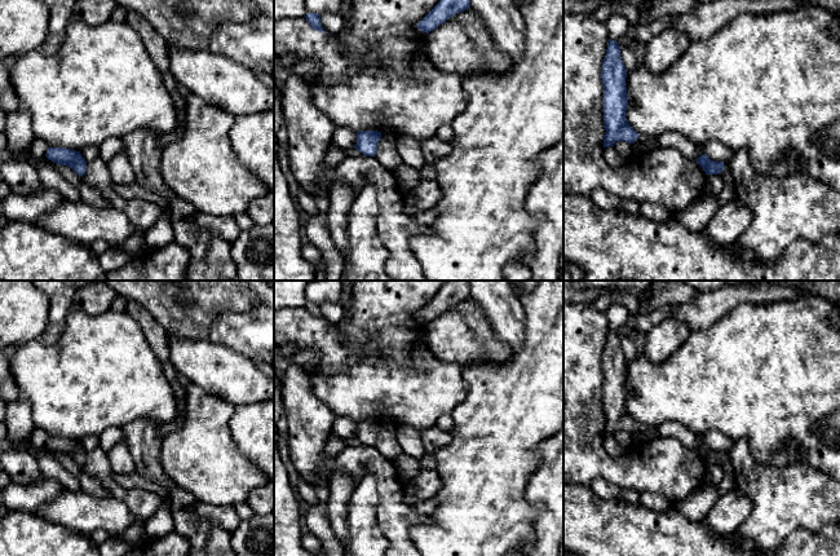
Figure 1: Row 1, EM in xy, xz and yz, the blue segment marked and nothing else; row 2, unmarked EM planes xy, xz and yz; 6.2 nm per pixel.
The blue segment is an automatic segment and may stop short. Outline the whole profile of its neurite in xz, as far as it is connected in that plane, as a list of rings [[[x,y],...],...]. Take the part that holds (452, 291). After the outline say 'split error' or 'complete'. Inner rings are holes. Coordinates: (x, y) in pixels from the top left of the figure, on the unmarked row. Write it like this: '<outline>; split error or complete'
[[[447,281],[439,292],[417,313],[417,318],[429,323],[455,304],[470,296],[470,281]]]; complete

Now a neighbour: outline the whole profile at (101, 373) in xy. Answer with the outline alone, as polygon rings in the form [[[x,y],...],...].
[[[72,306],[58,340],[49,345],[34,340],[18,347],[10,370],[21,396],[31,402],[35,427],[44,429],[50,437],[80,442],[85,436],[100,436],[109,427],[123,428],[137,419],[172,423],[180,412],[162,362],[154,354],[141,326],[125,312],[109,310],[89,315]]]

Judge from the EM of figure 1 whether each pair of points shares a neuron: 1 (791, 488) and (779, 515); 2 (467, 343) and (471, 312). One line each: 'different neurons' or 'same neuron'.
1: same neuron
2: same neuron

